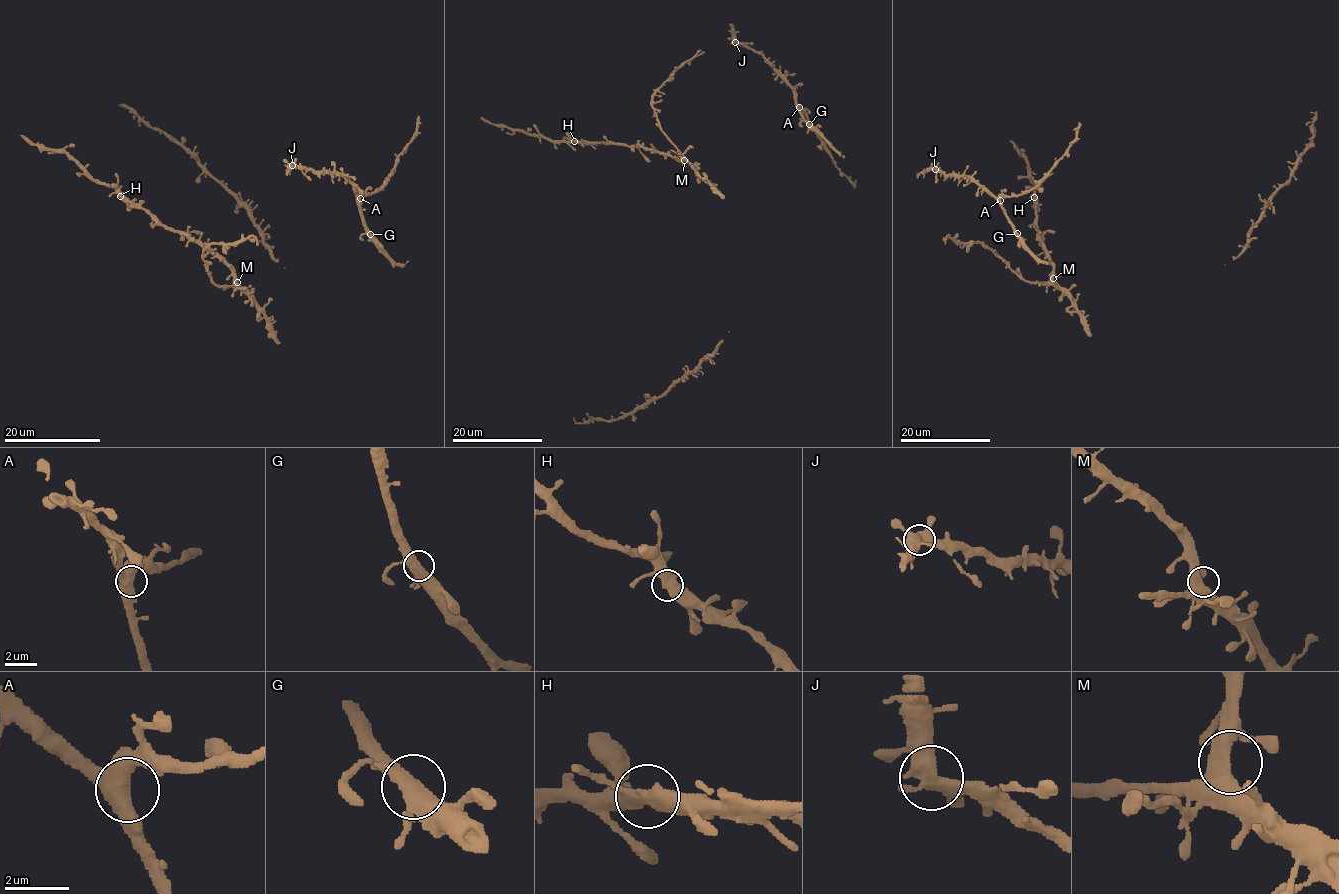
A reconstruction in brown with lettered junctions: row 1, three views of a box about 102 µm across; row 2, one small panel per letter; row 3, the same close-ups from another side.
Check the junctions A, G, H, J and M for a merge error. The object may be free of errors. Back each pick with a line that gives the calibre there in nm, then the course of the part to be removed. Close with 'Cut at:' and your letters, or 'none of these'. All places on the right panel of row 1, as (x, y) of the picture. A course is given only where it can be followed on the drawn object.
Cut at: none of these

